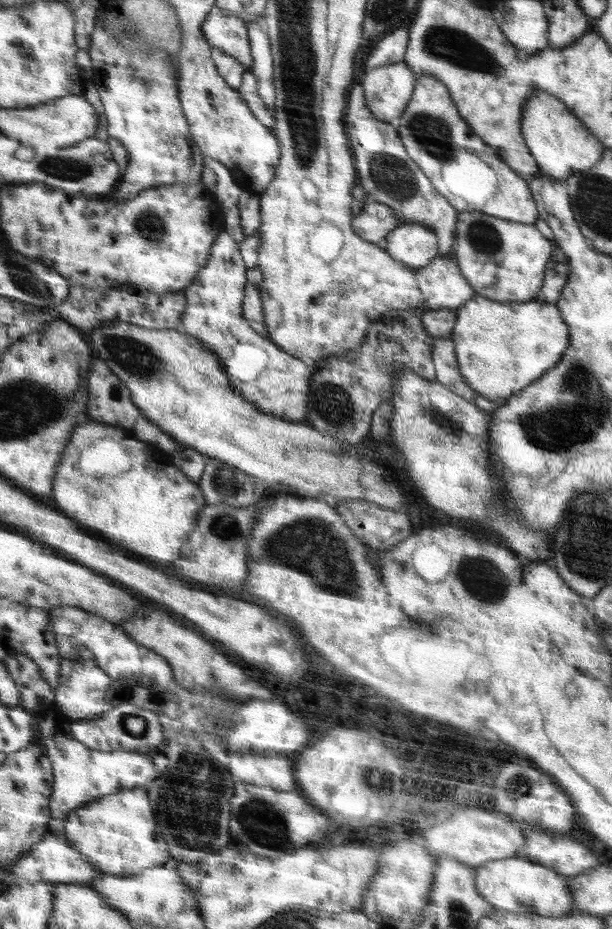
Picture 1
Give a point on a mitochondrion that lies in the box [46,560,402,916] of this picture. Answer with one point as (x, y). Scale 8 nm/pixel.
(192, 798)

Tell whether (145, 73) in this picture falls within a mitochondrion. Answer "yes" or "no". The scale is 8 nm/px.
yes

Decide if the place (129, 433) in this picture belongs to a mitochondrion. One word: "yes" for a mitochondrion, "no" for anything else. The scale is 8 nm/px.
no

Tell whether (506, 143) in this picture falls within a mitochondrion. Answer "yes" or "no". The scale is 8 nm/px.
no

